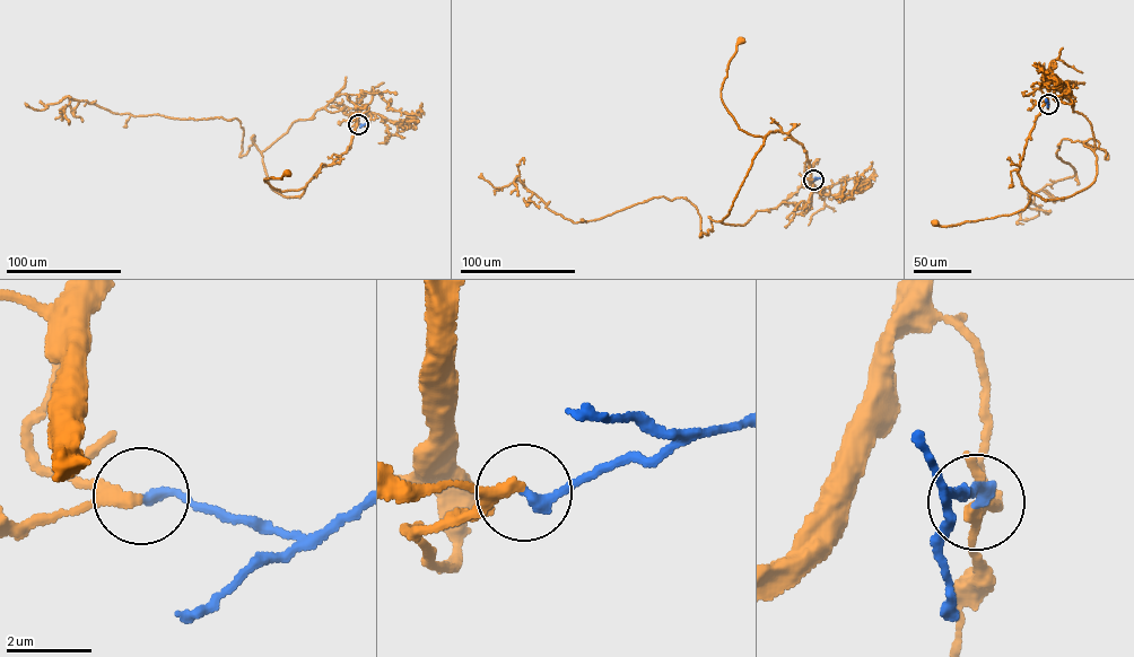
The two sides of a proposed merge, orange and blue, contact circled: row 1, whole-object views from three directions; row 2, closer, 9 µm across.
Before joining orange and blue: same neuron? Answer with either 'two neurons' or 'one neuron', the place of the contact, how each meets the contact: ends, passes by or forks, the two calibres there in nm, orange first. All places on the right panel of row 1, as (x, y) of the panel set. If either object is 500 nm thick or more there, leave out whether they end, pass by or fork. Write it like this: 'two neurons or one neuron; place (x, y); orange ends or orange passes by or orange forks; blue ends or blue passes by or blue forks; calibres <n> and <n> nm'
one neuron; place (1048, 104); orange passes by; blue ends; calibres 240 and 260 nm

